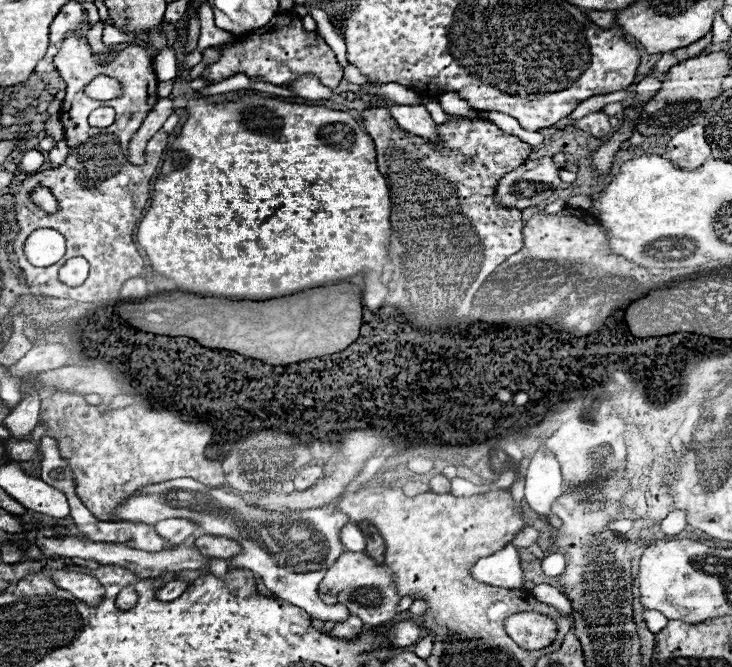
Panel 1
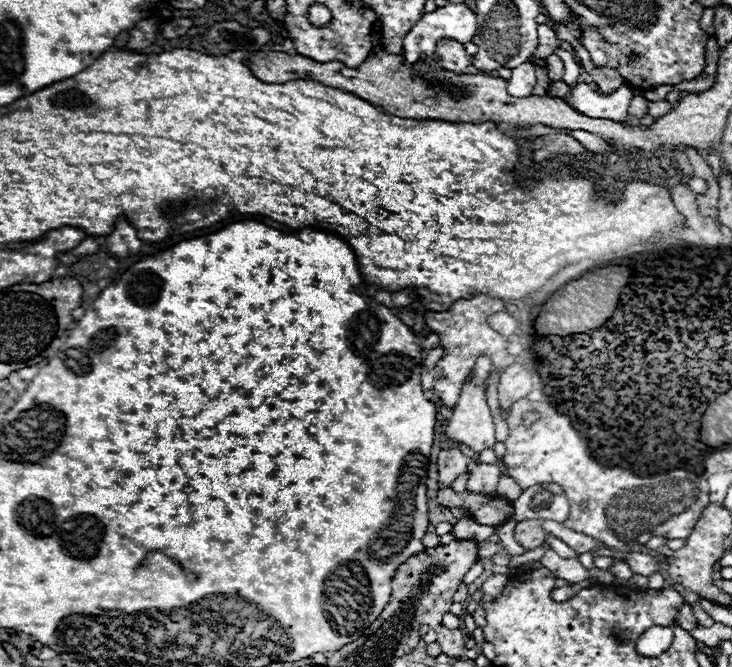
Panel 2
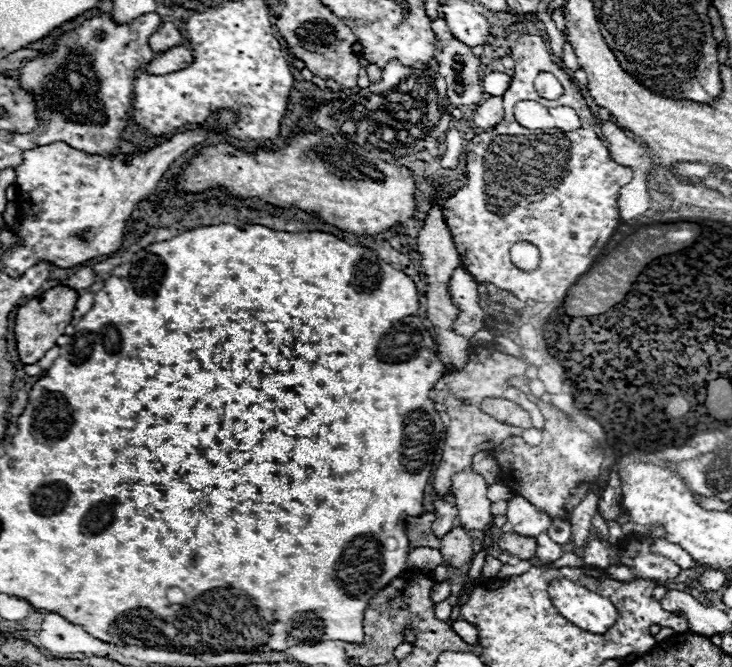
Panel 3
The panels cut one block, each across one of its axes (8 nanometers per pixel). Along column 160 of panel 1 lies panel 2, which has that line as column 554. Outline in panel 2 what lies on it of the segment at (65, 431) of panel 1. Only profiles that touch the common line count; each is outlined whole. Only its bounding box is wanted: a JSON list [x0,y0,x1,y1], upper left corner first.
[504,398,710,550]

